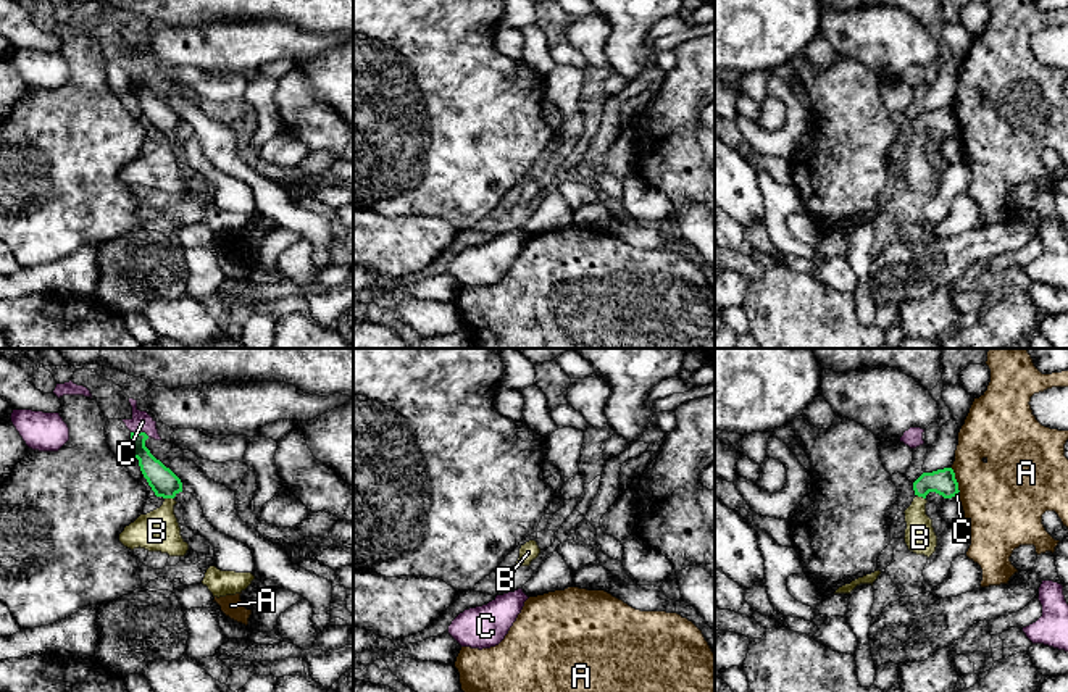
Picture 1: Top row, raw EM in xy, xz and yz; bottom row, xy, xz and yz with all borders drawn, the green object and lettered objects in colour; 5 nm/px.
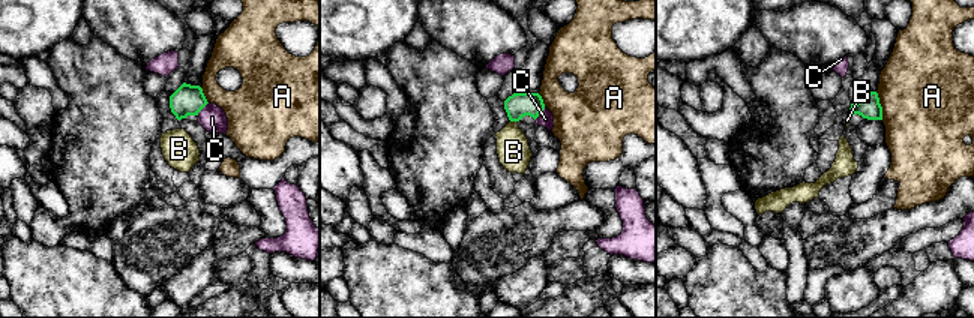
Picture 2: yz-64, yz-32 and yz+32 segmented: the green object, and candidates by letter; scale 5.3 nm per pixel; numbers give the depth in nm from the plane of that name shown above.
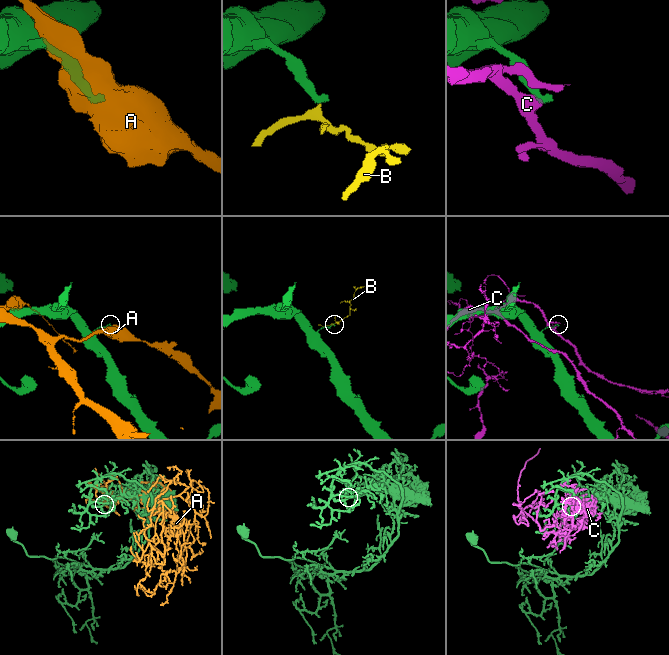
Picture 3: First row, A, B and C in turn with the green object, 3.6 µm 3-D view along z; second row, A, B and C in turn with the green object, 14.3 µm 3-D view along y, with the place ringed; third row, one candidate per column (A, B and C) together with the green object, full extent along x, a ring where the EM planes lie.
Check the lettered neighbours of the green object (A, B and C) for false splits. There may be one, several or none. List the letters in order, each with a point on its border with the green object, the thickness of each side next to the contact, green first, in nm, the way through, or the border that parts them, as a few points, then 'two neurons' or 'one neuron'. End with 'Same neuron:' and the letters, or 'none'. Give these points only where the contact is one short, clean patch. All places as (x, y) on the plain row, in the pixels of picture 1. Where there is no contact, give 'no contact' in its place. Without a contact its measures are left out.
A: yz (955, 118) | 130/380 nm | two neurons
B: xy (170, 136) | 140/200 nm | across xy (162, 118), (170, 136), (168, 147), (157, 170) | one neuron
C: xy (141, 71) | 130/100 nm | two neurons
Same neuron: B

